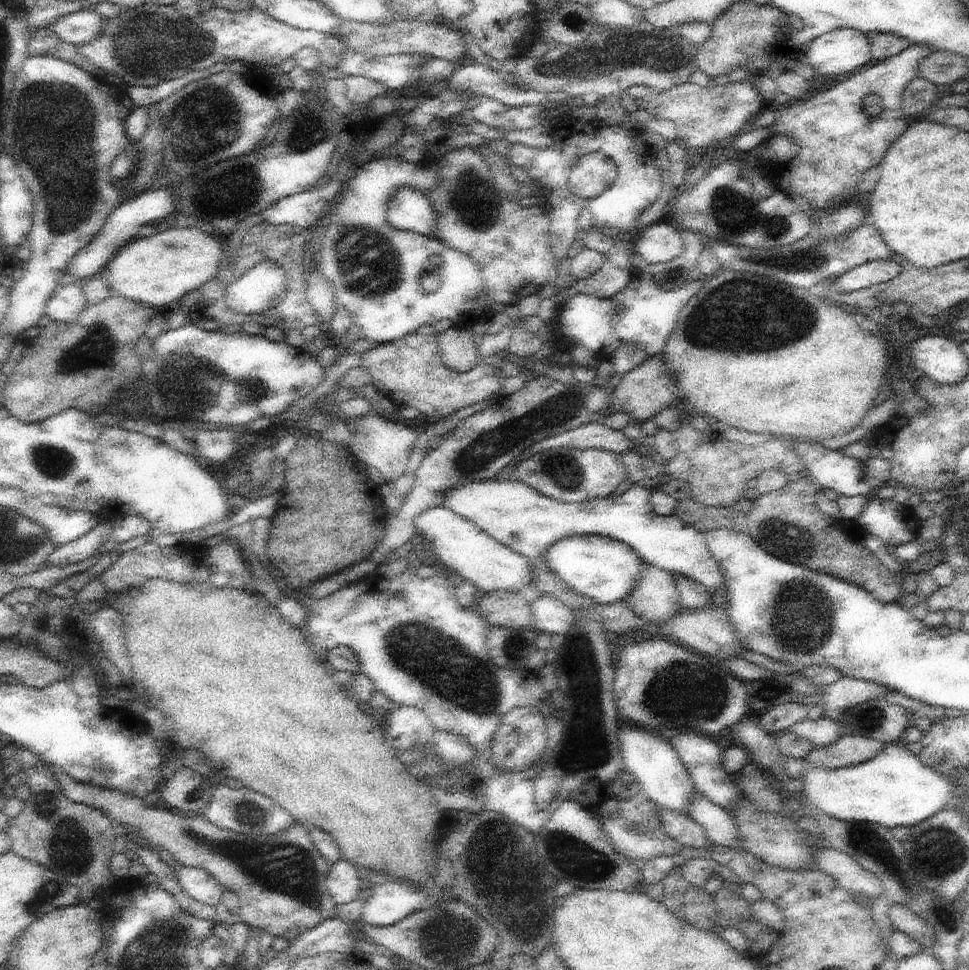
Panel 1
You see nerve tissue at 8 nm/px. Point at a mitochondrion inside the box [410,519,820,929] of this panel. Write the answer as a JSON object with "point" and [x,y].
{"point":[679,684]}

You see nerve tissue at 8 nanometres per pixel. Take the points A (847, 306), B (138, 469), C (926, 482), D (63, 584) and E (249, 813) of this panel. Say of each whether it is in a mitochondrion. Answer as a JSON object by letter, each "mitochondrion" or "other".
{"A":"other","B":"other","C":"other","D":"other","E":"mitochondrion"}

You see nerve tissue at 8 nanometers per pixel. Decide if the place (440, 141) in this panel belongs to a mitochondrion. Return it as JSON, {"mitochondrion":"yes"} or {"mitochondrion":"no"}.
{"mitochondrion":"no"}

